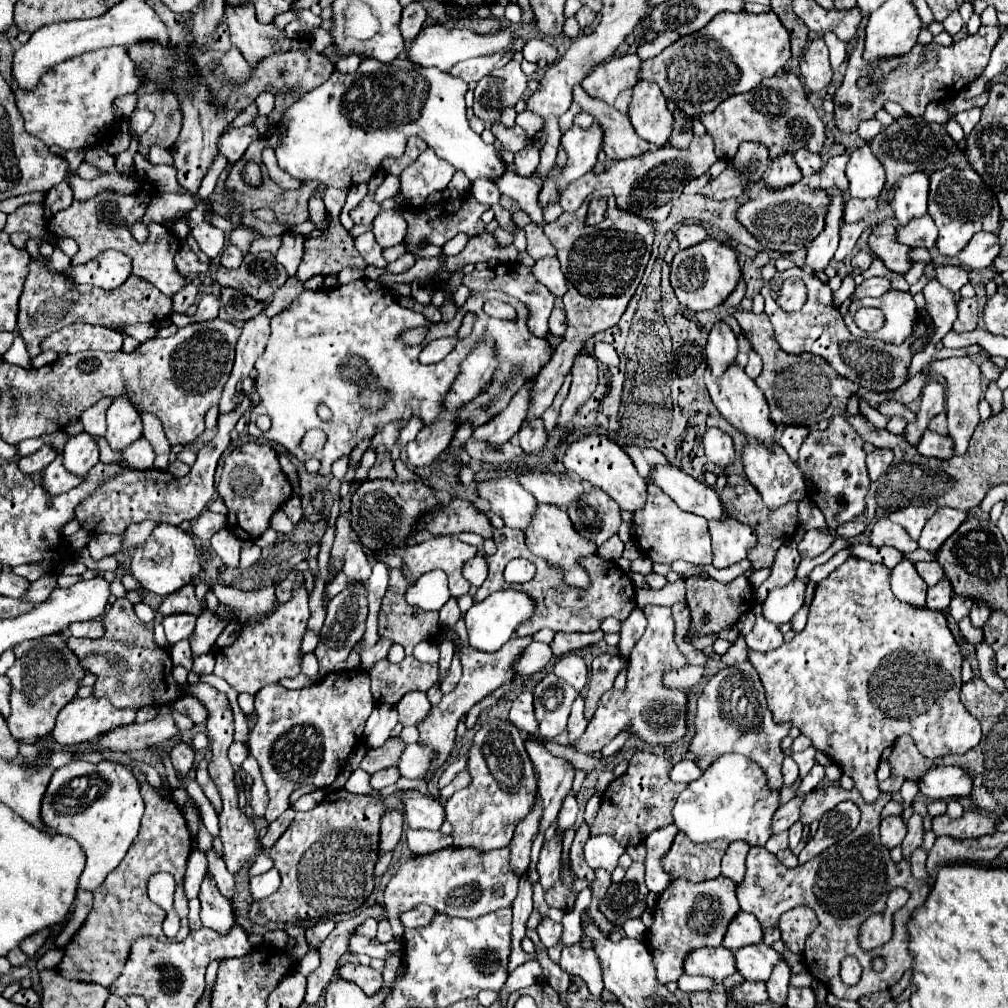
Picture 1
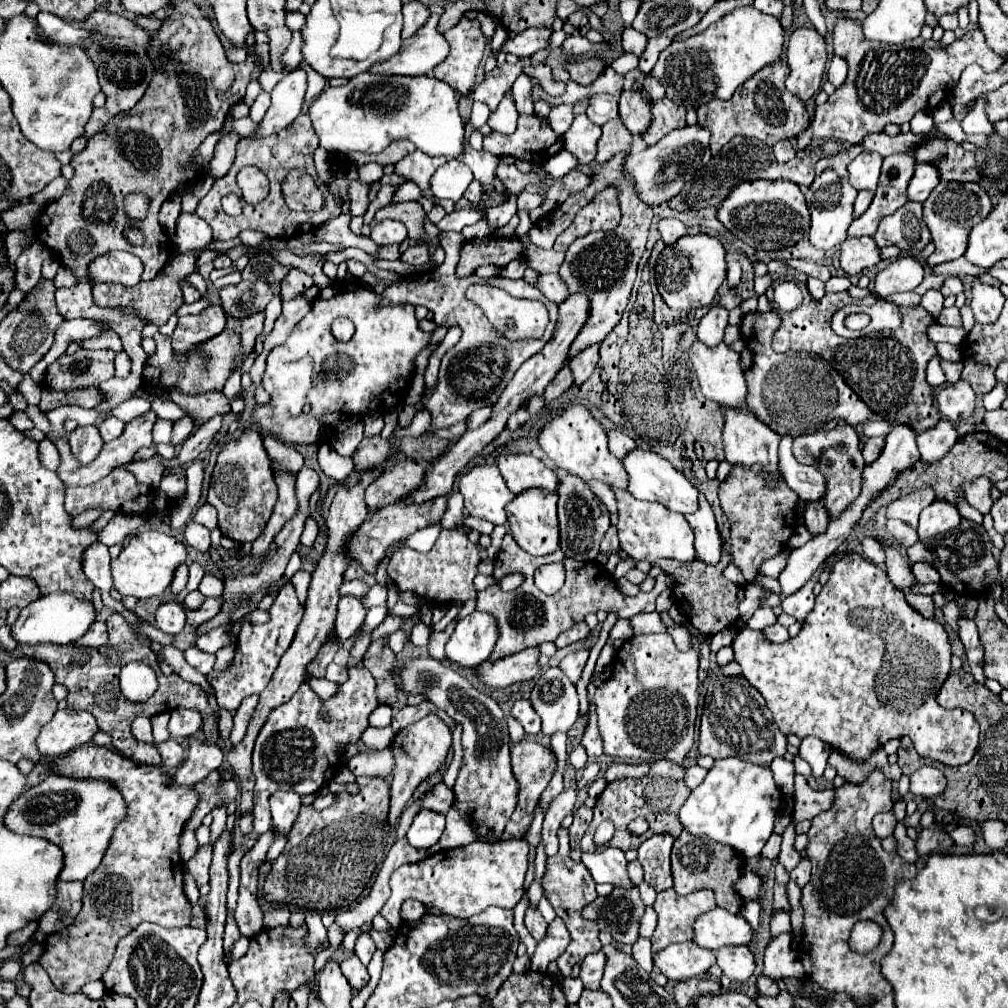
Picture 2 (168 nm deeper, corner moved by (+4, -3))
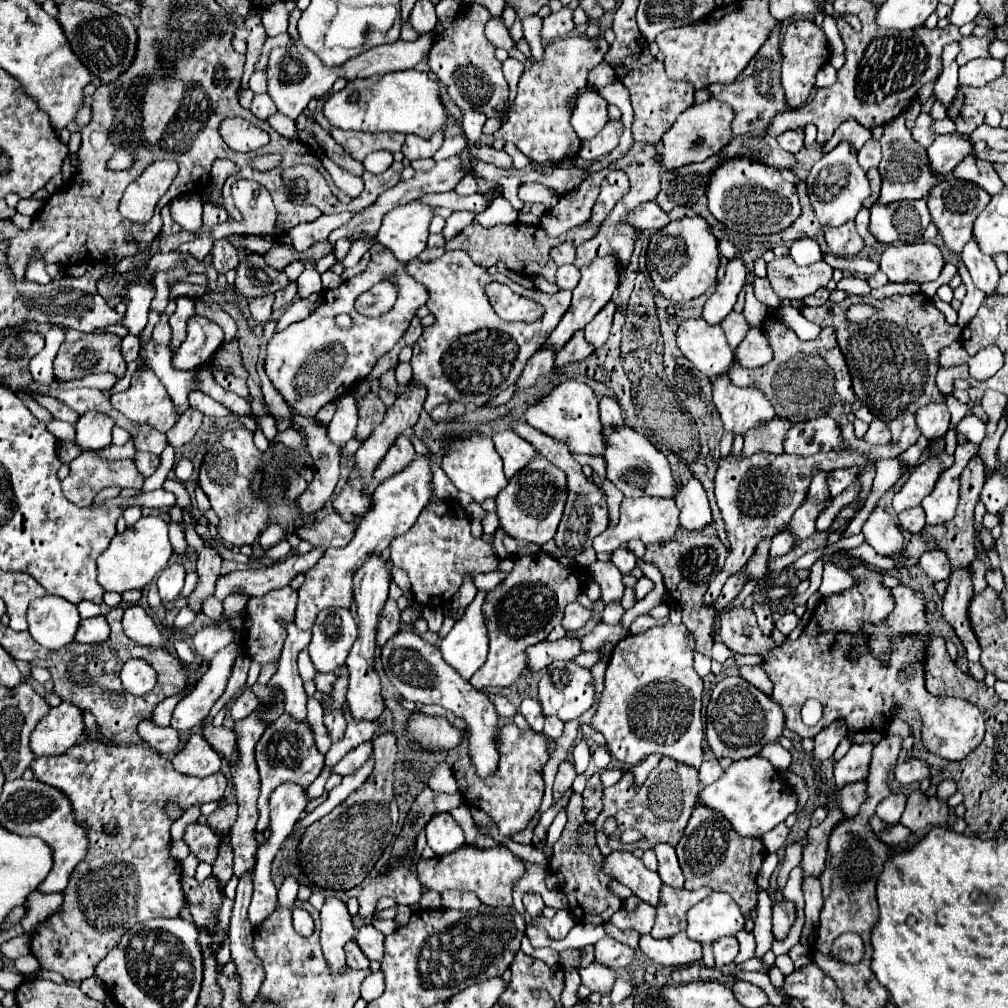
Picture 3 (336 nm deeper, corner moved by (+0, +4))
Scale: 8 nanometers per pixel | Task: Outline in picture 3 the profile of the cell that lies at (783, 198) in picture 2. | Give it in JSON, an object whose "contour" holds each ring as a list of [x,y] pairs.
{"contour":[[[727,158],[707,184],[707,208],[729,230],[743,234],[775,234],[785,230],[801,214],[797,188],[773,166],[751,162],[751,158]]]}

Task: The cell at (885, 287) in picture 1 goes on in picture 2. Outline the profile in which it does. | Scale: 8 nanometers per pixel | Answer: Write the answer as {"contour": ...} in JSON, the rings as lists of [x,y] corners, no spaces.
{"contour":[[[901,257],[877,273],[875,293],[885,299],[901,291],[913,291],[923,281],[923,275],[923,267],[915,257]]]}

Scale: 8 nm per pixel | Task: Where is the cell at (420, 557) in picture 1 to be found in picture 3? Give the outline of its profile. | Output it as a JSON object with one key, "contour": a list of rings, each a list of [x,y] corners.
{"contour":[[[435,496],[423,508],[417,522],[389,544],[389,558],[395,566],[407,570],[413,600],[421,606],[449,604],[465,574],[475,576],[481,572],[493,572],[499,566],[495,548],[489,542],[471,536],[467,510],[455,500],[439,500]]]}

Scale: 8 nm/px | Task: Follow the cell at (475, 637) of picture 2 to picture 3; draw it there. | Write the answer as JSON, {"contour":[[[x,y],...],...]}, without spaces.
{"contour":[[[477,592],[475,600],[467,606],[465,616],[455,622],[447,638],[441,640],[439,648],[449,666],[453,666],[465,680],[469,680],[487,658],[487,628],[483,622],[483,598],[487,592]]]}

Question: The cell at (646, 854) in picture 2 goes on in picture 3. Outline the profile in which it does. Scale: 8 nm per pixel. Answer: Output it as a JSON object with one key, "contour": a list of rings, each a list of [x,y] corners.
{"contour":[[[659,844],[653,852],[657,854],[657,860],[659,860],[659,876],[661,876],[663,884],[667,884],[671,888],[683,888],[685,880],[683,880],[681,868],[679,868],[675,850]]]}

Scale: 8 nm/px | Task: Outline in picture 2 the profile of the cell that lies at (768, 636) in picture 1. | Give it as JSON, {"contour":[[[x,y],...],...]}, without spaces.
{"contour":[[[779,623],[765,627],[765,629],[763,629],[763,633],[765,633],[767,641],[771,641],[771,643],[785,643],[785,641],[789,639],[787,629],[785,629],[785,627],[781,627]]]}

